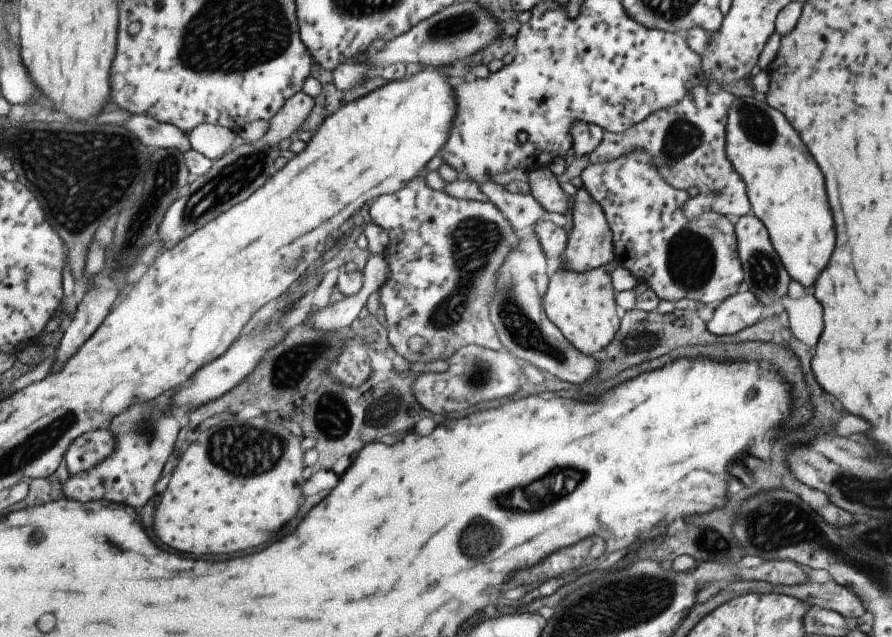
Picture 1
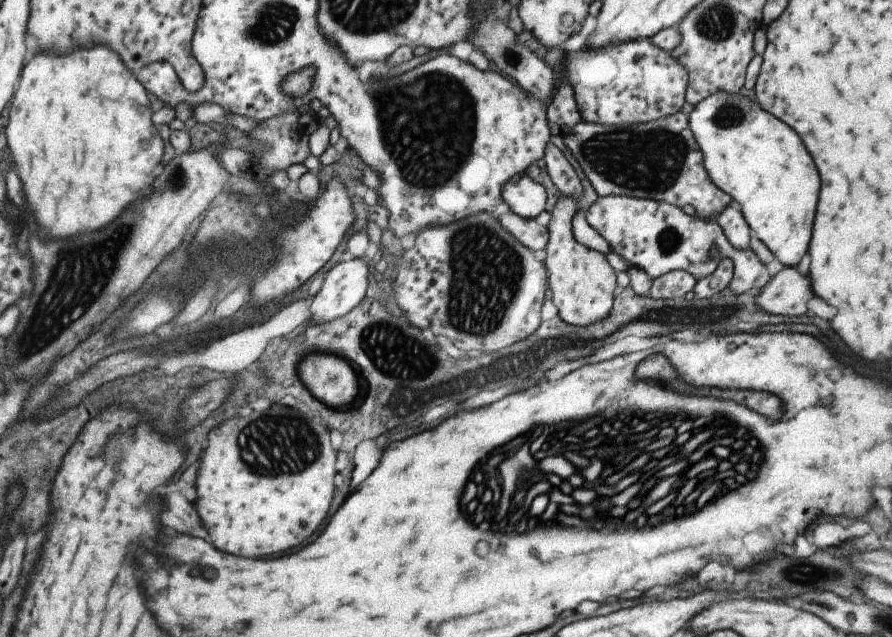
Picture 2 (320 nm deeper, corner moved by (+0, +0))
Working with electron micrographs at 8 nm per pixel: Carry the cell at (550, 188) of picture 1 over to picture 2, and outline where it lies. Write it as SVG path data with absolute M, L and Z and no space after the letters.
M525 173L513 175L502 184L500 190L503 202L509 211L517 216L534 219L545 206L545 190Z

